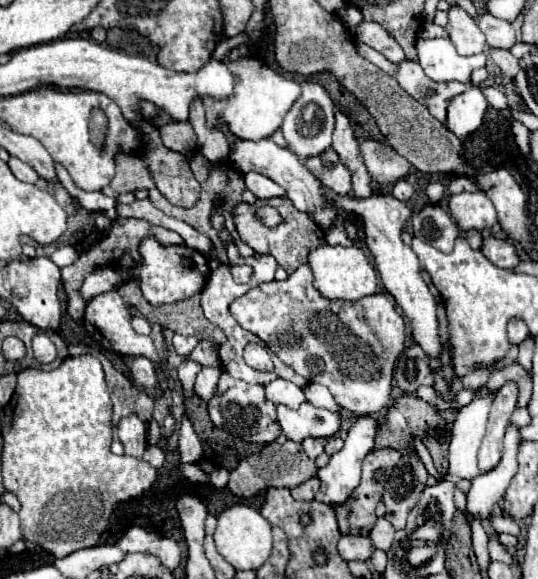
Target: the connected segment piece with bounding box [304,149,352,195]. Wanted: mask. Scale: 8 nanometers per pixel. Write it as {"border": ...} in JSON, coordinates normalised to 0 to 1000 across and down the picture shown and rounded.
{"border":[[[610,257],[606,264],[587,271],[572,271],[565,285],[621,333],[647,337],[654,330],[654,299],[636,285],[621,257]]]}

